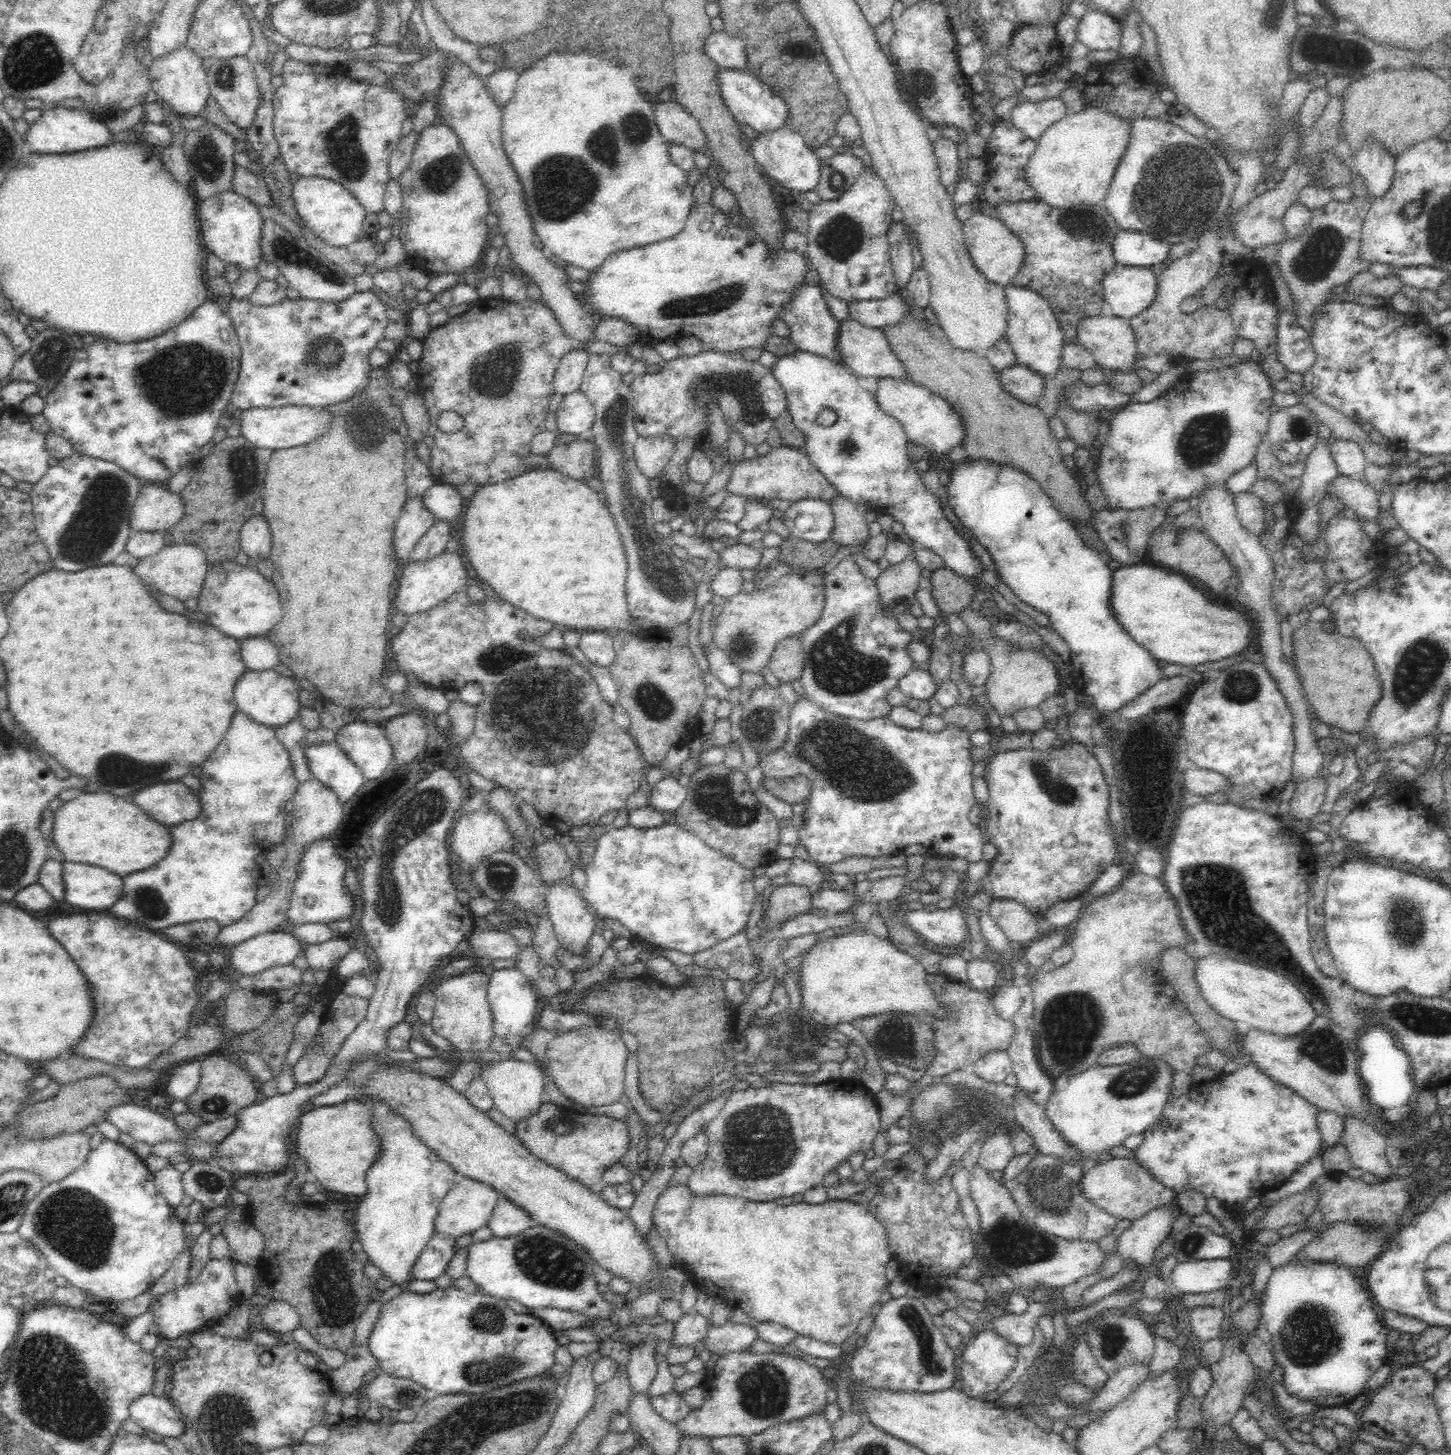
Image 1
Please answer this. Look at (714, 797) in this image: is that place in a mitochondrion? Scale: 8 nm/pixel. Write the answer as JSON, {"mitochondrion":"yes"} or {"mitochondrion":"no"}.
{"mitochondrion":"yes"}

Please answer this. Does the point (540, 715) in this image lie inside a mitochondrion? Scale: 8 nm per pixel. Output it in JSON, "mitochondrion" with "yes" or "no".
{"mitochondrion":"yes"}

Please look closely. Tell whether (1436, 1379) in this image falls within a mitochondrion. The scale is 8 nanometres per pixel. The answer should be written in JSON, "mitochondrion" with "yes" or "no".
{"mitochondrion":"no"}

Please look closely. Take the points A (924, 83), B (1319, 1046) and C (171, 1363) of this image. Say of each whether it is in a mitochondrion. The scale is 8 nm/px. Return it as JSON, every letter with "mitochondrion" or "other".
{"A":"mitochondrion","B":"mitochondrion","C":"other"}

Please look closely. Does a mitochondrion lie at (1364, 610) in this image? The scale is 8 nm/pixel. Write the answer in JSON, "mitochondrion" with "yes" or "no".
{"mitochondrion":"no"}

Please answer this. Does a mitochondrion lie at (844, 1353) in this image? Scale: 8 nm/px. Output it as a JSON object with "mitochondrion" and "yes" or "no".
{"mitochondrion":"no"}

